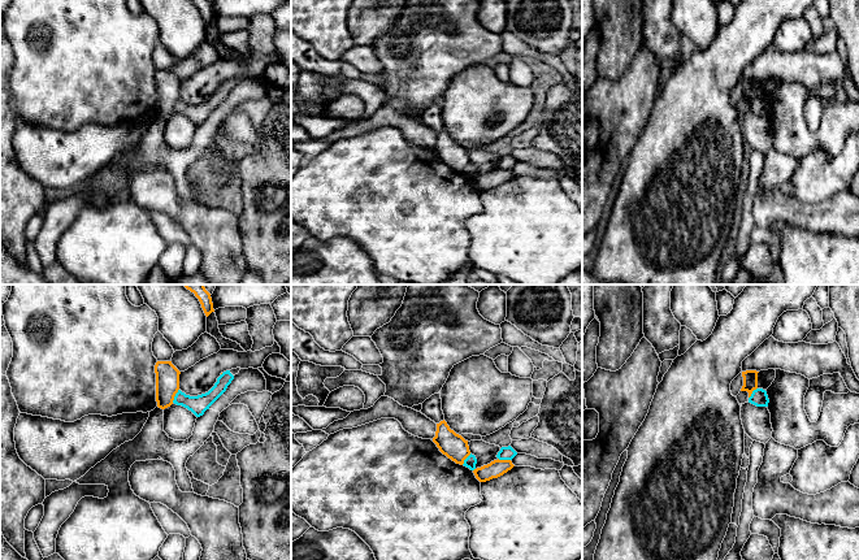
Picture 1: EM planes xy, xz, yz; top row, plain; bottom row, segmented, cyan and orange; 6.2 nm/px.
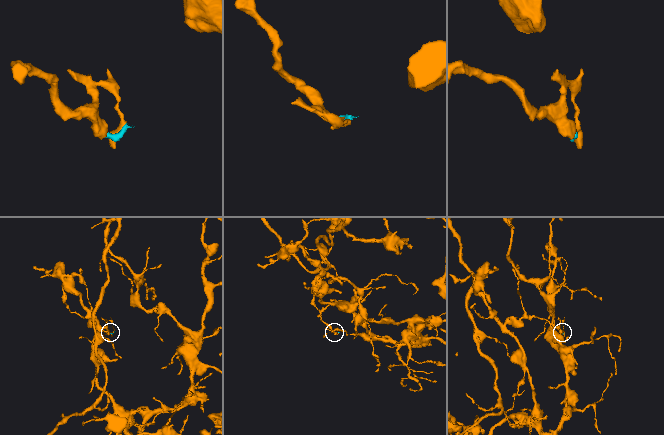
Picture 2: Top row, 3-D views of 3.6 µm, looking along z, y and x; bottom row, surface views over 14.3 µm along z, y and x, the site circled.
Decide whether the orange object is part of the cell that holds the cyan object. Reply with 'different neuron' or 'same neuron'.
different neuron

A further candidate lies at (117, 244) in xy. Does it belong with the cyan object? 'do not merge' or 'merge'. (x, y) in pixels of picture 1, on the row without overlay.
do not merge

